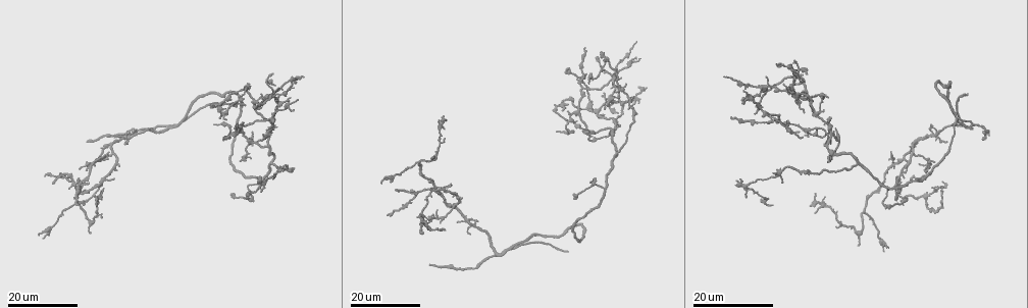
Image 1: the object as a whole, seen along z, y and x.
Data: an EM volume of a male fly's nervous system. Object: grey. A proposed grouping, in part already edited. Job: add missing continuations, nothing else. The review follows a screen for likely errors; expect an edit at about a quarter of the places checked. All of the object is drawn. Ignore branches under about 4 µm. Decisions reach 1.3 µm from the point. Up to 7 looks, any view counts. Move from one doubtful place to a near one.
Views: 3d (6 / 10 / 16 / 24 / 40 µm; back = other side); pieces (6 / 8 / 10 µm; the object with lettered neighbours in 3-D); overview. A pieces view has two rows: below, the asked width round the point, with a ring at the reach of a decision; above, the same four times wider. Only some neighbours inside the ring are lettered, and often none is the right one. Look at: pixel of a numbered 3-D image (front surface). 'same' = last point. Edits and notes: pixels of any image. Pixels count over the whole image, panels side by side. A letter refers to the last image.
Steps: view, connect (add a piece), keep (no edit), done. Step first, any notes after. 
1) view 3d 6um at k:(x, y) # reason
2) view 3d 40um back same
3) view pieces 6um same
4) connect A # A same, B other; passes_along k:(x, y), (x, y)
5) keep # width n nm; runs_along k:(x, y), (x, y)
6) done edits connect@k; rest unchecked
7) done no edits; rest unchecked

view 3d 24um at 1:(51, 183) # branch stops here

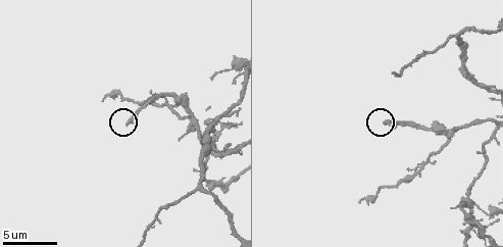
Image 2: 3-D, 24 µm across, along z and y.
view pieces 10um at 2:(126, 124) # see the neighbours

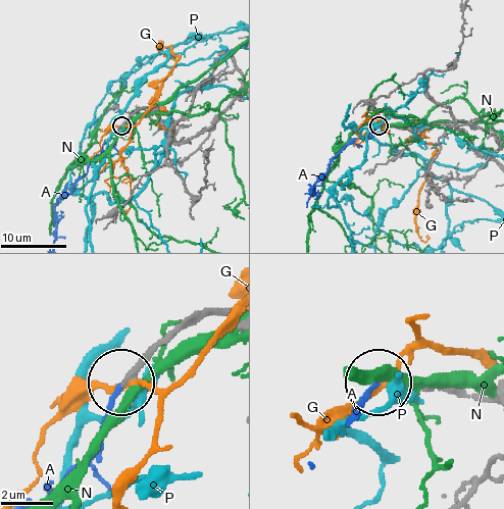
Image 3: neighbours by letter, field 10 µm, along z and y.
connect A # A same, G other, N other, P other; it goes on there

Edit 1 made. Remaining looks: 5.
view 3d 24um at 1:(430, 266) # end of a long branch

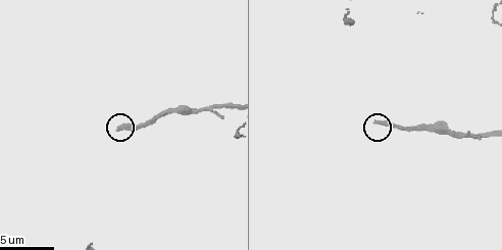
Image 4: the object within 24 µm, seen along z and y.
view 3d 10um at 4:(375, 123)

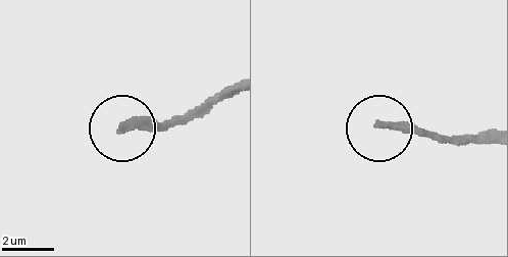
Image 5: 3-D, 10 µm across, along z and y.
view pieces 10um at 5:(380, 125) # what lies round it

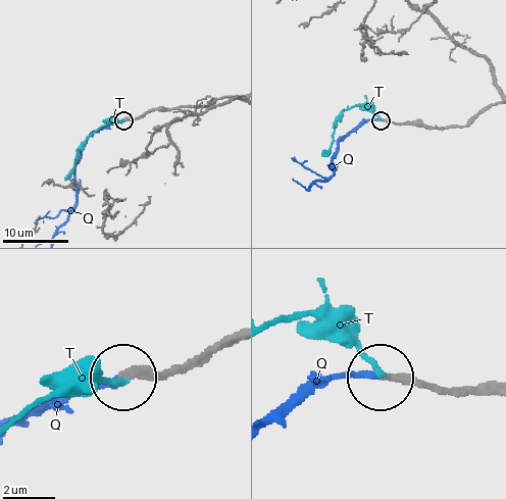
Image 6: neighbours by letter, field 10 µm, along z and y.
connect Q # Q same, T other; it goes on there

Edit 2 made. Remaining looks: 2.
done edits connect@3, connect@6; rest unchecked

